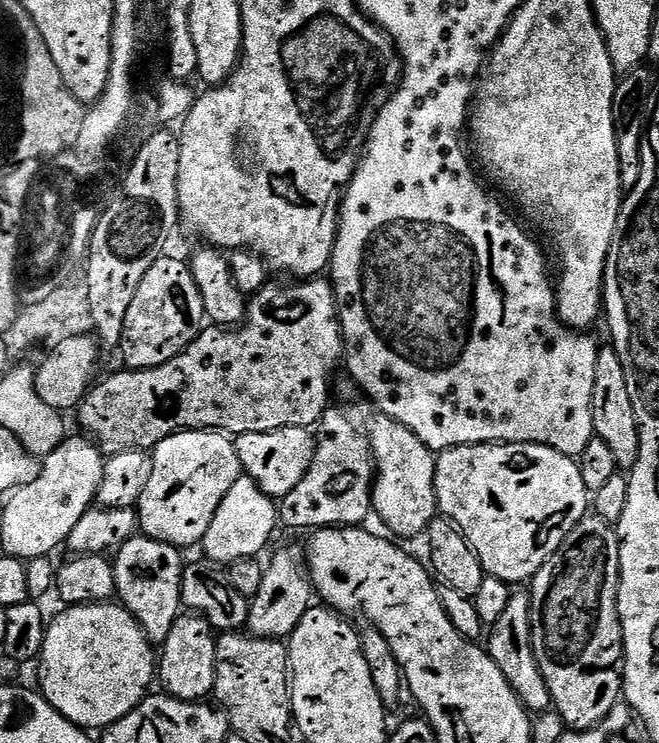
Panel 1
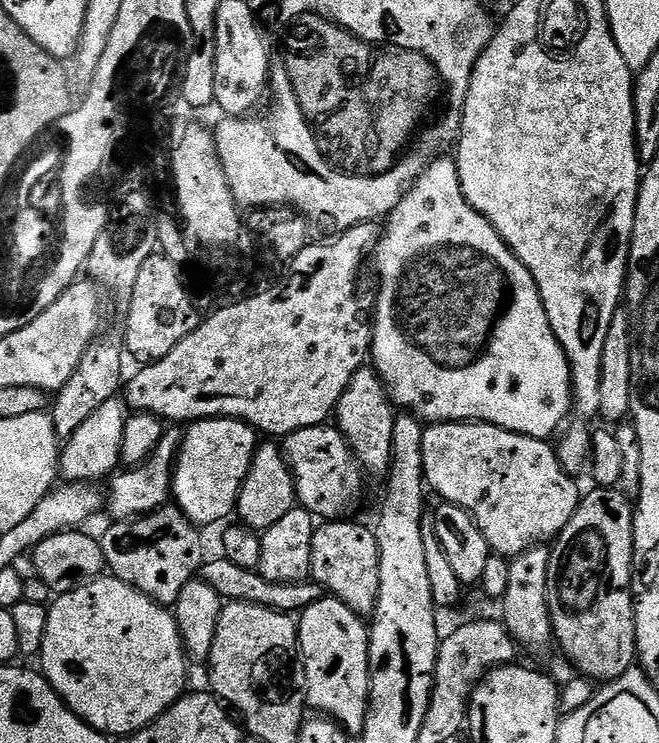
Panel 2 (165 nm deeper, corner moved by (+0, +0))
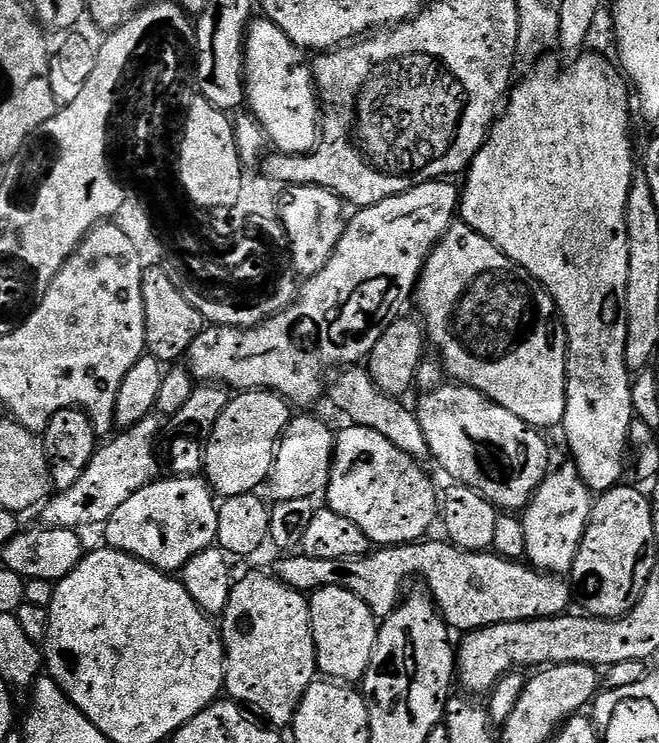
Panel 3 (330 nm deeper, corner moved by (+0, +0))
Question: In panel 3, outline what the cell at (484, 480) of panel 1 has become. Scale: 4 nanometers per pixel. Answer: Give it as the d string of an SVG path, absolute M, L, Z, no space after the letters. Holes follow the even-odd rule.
M446 382L433 392L423 393L419 398L420 405L415 405L414 411L426 438L429 457L440 463L440 468L449 476L449 481L472 488L485 496L498 510L527 508L533 494L550 471L548 444L540 437L543 435L522 422L522 418L510 414L510 410L488 400L486 394L468 388L465 384Z

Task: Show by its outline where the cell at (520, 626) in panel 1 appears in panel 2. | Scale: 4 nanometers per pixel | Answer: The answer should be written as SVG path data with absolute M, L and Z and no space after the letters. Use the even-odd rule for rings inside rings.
M537 546L520 556L511 557L510 560L510 583L506 585L506 594L502 599L502 623L521 649L544 648L554 640L548 605L548 571L551 557L552 553L547 547Z

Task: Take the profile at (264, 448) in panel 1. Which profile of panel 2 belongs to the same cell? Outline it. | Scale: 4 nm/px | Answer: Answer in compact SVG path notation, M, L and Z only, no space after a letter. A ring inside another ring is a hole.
M325 422L303 428L287 437L282 448L292 469L292 479L296 482L299 507L324 522L341 519L360 492L362 469L356 453L348 445L348 439L340 433L339 427Z

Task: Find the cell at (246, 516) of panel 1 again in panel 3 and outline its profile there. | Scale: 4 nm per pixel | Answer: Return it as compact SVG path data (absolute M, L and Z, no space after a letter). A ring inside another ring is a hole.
M293 415L280 435L280 442L276 445L276 457L272 463L272 469L266 481L266 488L272 491L272 500L293 500L294 498L306 498L312 500L316 495L323 493L328 487L328 479L332 473L332 453L336 451L336 438L333 429L328 429L316 416Z

